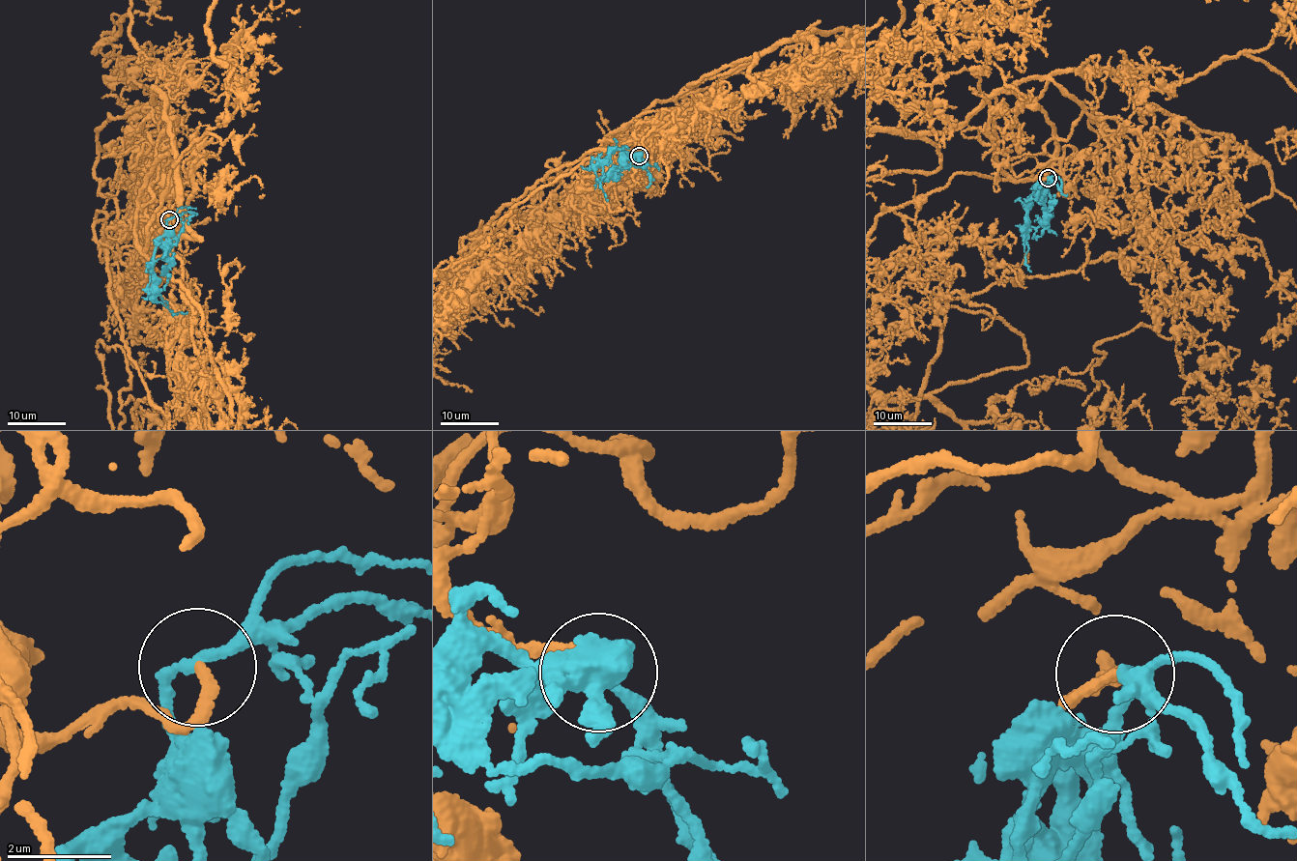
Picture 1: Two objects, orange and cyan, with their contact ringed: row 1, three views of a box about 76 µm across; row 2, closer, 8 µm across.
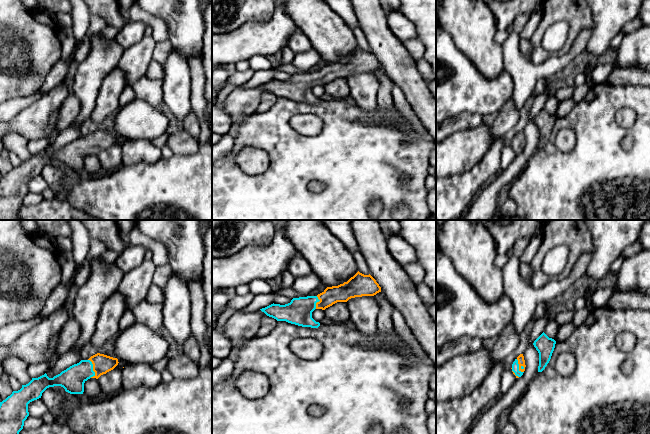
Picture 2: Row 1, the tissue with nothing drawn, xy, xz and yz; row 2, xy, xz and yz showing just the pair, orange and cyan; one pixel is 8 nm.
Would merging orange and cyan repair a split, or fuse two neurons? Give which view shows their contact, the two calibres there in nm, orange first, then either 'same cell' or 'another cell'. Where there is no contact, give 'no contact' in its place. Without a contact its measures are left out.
meets orange in yz; 60 nm thick on the orange side, 60 nm on the other; same cell

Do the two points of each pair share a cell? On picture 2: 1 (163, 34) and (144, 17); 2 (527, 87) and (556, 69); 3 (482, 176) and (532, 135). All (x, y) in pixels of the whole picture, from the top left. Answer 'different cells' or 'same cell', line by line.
1: same cell
2: same cell
3: different cells

